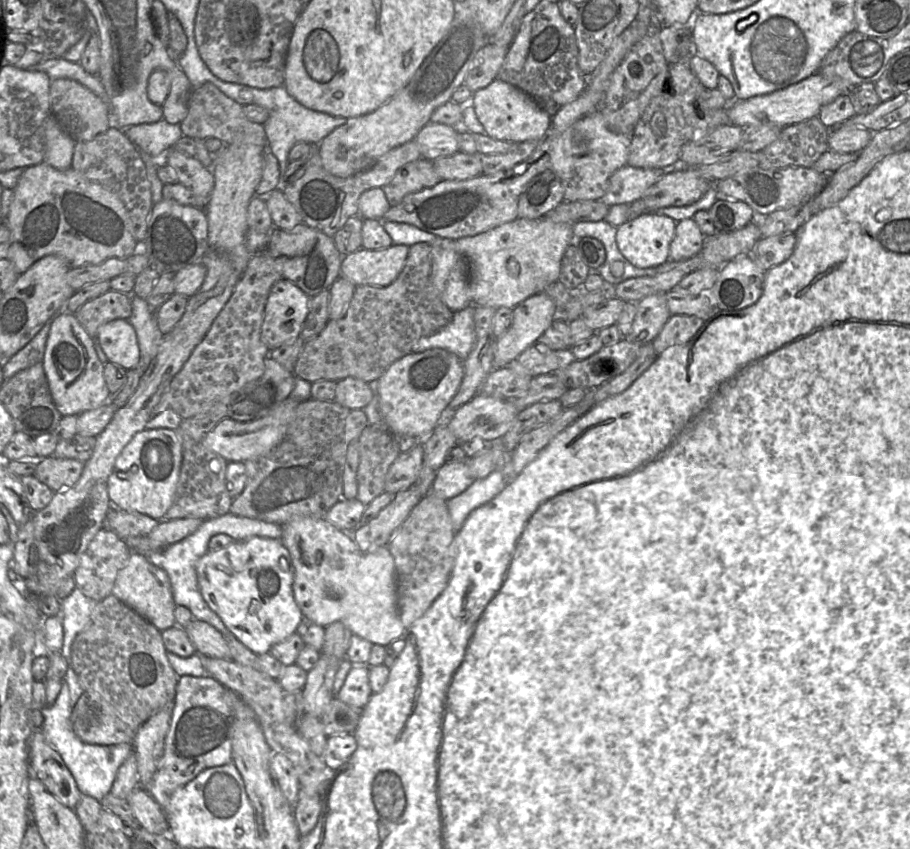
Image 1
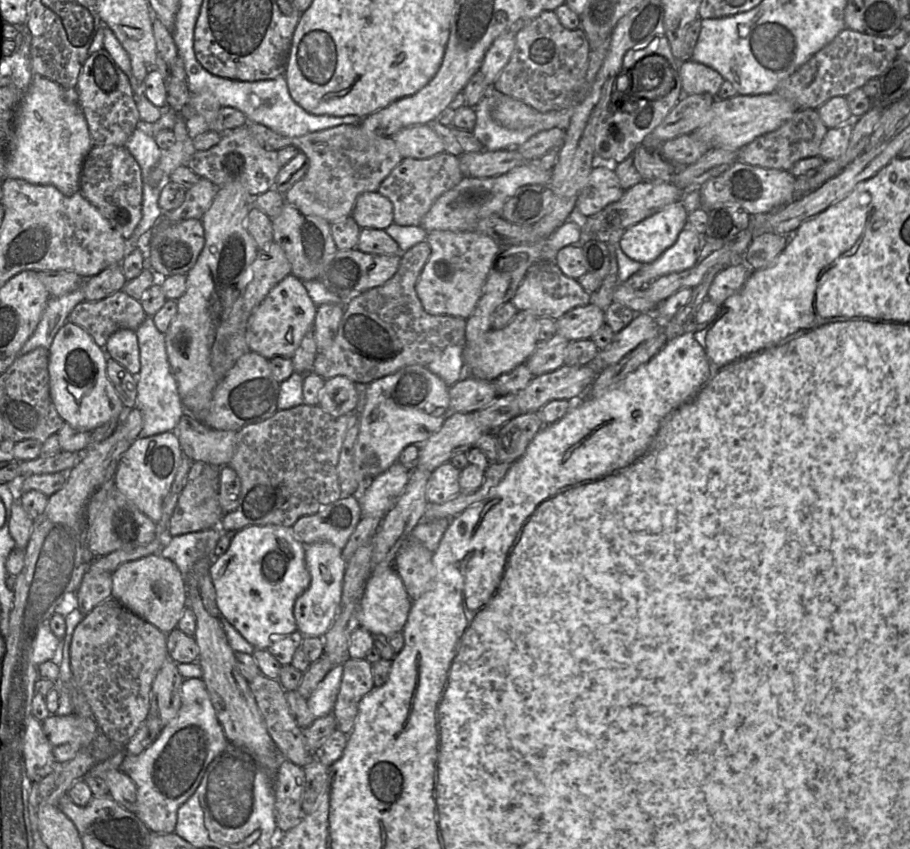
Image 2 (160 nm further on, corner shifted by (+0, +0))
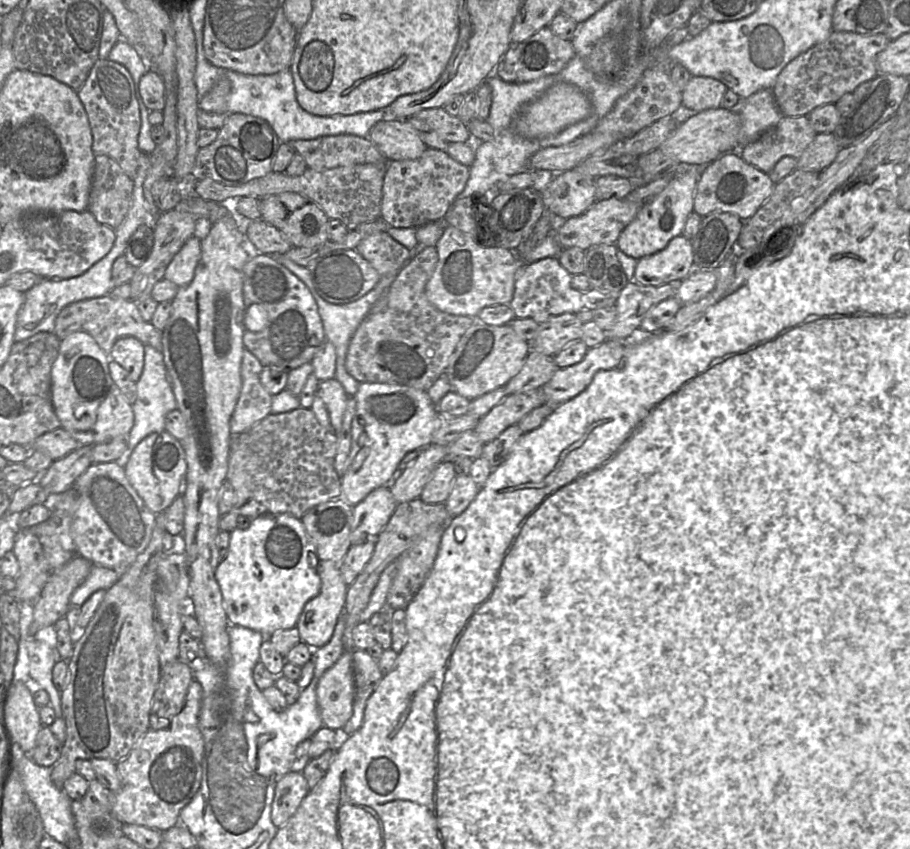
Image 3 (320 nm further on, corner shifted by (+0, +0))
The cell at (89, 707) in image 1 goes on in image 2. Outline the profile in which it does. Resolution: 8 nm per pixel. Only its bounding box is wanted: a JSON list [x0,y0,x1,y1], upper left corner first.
[42,713,99,764]

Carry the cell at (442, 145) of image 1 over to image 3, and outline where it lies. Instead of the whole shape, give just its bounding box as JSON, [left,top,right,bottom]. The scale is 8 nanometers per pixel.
[369,118,427,161]

